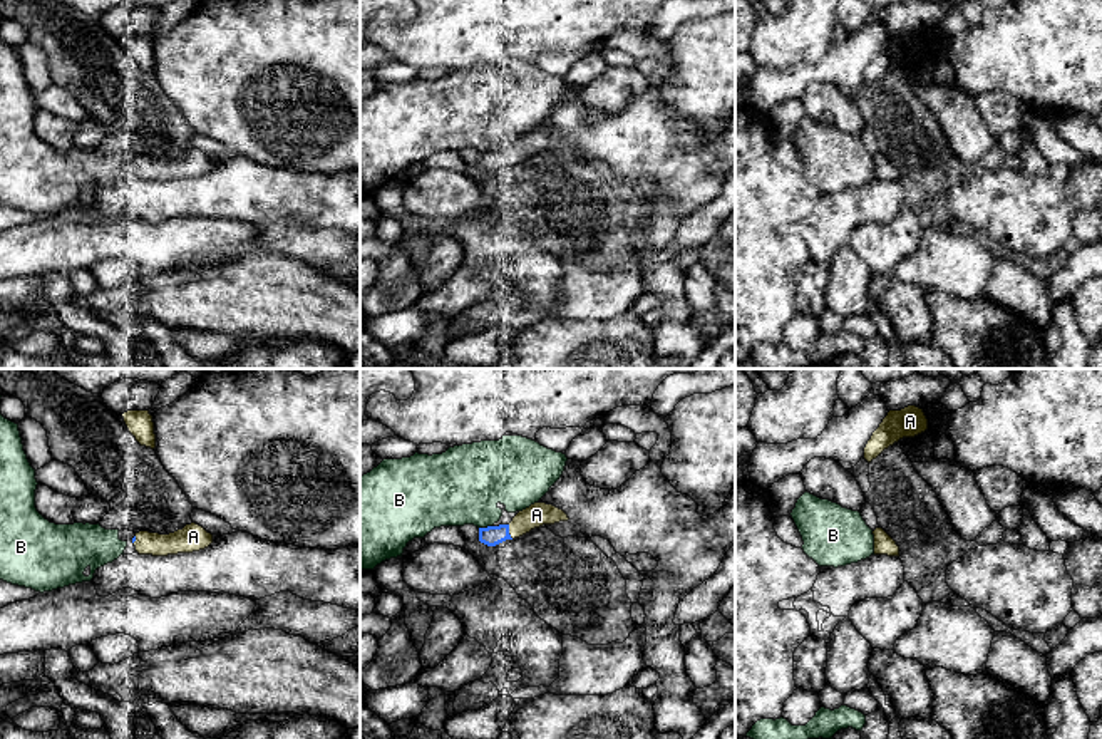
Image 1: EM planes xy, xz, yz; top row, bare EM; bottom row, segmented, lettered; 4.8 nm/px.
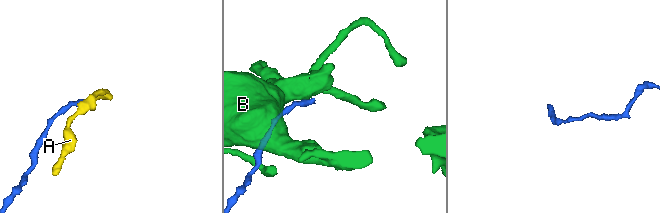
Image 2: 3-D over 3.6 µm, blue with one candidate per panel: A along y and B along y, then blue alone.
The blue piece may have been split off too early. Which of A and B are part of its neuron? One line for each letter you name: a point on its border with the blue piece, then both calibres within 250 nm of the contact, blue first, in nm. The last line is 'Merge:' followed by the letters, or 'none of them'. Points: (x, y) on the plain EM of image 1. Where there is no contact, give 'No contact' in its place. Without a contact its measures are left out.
A: Touches blue at xz (508, 156). Thickness 100 nm (blue) against 110 nm
Merge: A

